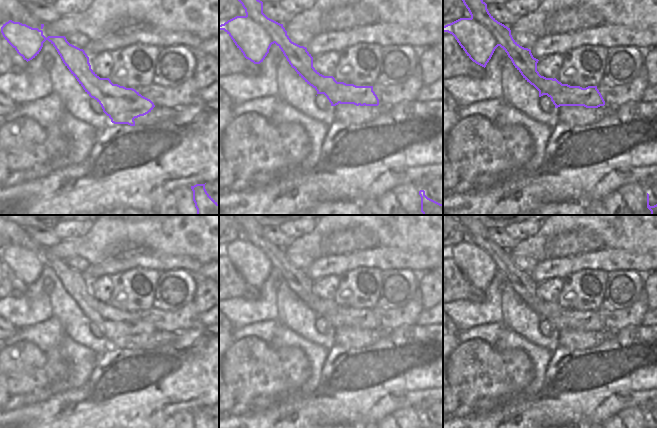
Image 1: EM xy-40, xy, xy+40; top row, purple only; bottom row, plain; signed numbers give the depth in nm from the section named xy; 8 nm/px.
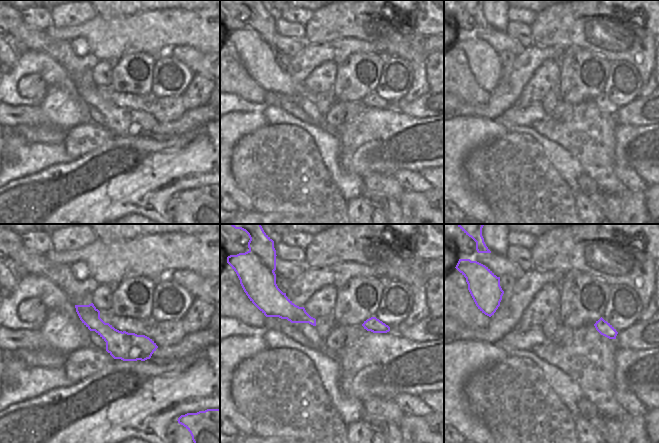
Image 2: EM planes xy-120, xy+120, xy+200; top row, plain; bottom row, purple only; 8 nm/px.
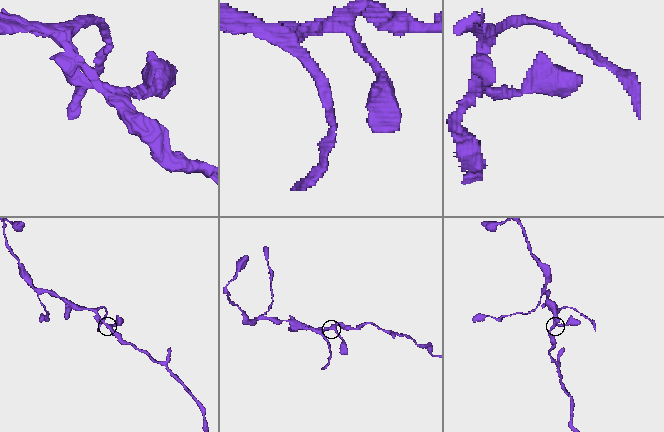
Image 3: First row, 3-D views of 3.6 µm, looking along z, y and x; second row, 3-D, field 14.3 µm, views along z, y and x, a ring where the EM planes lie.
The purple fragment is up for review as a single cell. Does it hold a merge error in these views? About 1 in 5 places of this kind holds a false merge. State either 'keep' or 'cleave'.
cleave

